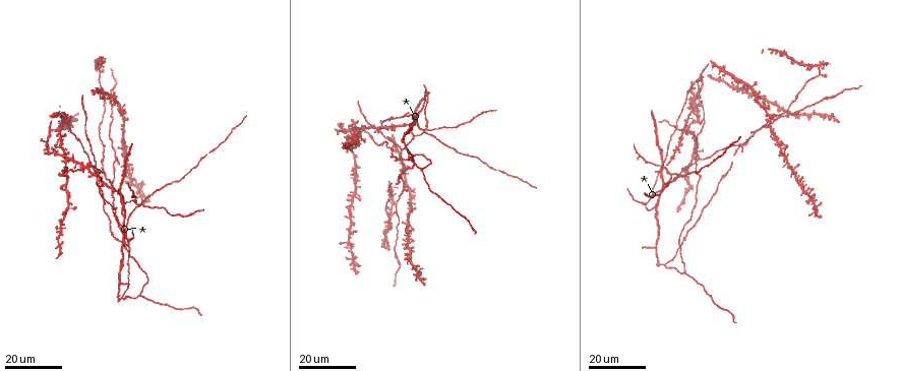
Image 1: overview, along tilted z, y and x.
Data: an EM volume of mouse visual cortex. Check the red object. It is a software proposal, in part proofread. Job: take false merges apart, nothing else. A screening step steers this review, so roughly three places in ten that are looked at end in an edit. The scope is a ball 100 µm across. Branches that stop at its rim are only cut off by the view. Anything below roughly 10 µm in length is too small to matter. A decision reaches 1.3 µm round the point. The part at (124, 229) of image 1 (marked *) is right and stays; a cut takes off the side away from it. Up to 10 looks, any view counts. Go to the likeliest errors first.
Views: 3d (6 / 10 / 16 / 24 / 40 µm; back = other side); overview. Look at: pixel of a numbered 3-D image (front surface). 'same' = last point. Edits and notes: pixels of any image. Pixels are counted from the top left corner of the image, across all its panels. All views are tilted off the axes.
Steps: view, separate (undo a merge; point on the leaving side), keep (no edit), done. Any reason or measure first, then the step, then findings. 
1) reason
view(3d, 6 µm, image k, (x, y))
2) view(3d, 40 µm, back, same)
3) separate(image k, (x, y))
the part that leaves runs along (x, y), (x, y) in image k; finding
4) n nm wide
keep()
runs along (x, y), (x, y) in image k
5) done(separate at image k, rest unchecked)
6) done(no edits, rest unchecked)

small branch off a trunk
view(3d, 16 µm, image 1, (82, 168))

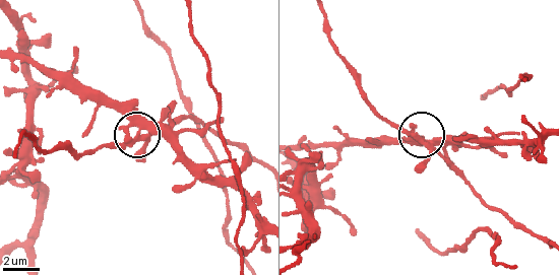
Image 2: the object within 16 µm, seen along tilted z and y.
view(3d, 10 µm, image 2, (138, 138))

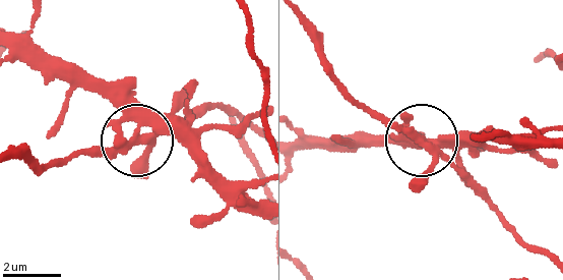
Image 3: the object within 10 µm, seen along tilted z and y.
view(3d, 6 µm, image 3, (423, 144))

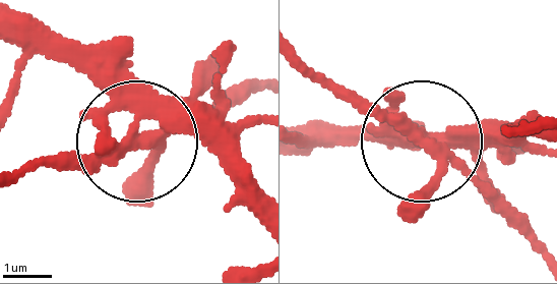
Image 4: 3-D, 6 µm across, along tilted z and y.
3 arms
keep()
runs along (250, 97), (121, 147), (36, 160) in image 4; continuous, no second neuron

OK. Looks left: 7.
view(3d, 24 µm, image 1, (414, 135))

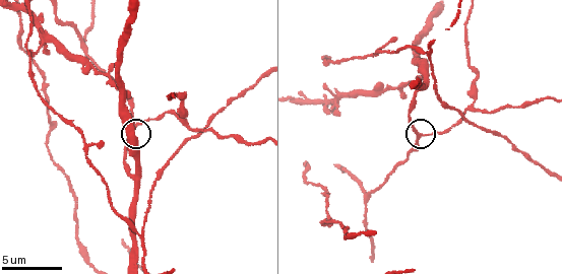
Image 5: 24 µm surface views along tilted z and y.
view(3d, 10 µm, image 5, (418, 138))

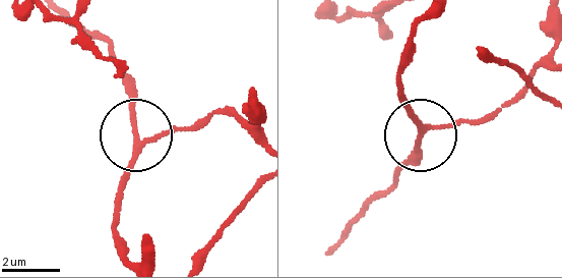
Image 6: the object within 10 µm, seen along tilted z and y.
3 arms
keep()
runs along (125, 260), (115, 229), (118, 186), (138, 136), (198, 131) in image 6; one neuron here

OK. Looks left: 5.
three-way junction
view(3d, 10 µm, image 5, (186, 122))

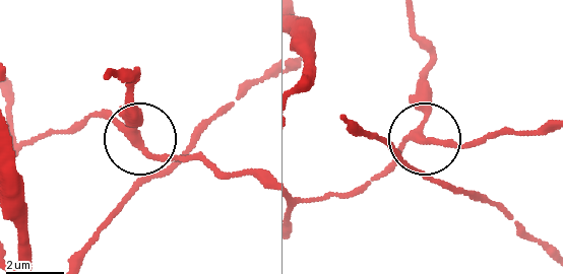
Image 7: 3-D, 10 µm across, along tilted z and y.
230 nm wide
keep()
one neuron here

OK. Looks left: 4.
view(3d, 10 µm, image 5, (82, 44))

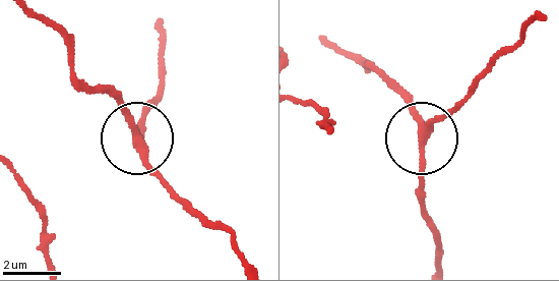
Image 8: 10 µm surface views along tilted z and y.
side arm 91 µm; 3 arms
keep()
continuous, no second neuron

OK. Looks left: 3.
four-way junction
view(3d, 16 µm, image 1, (695, 120))

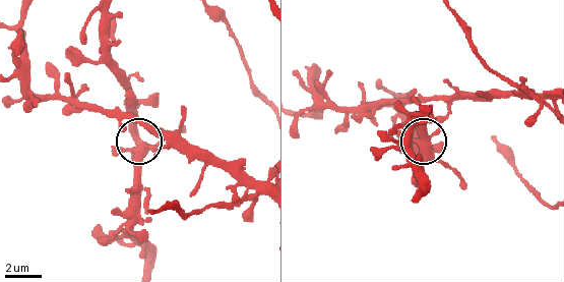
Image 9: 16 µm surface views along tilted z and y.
view(3d, 10 µm, image 9, (138, 152))

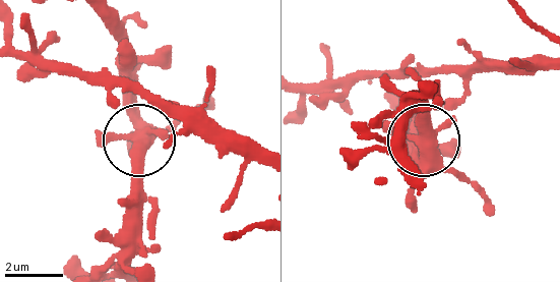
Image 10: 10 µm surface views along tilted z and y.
4 arms
keep()
one neuron here

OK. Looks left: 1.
done(no edits, rest unchecked)

